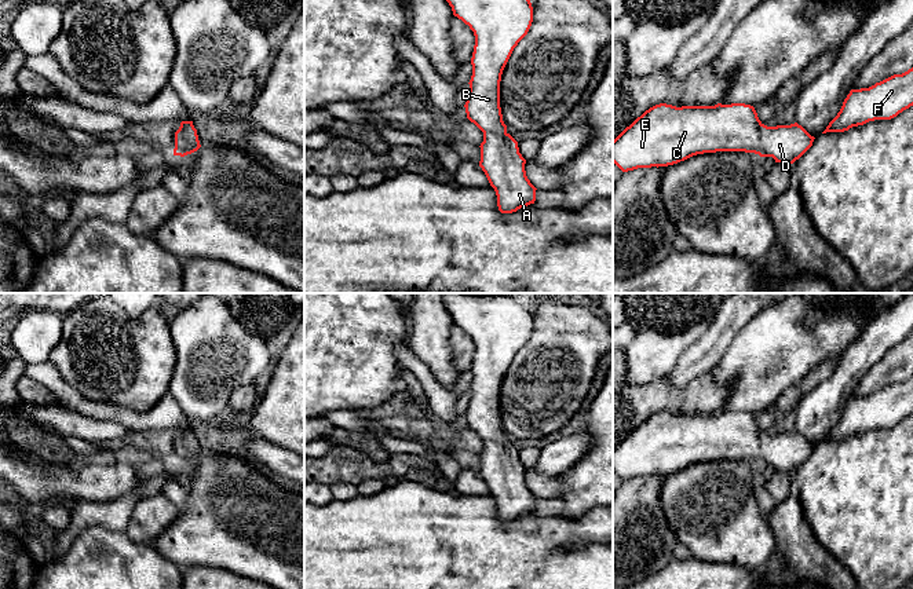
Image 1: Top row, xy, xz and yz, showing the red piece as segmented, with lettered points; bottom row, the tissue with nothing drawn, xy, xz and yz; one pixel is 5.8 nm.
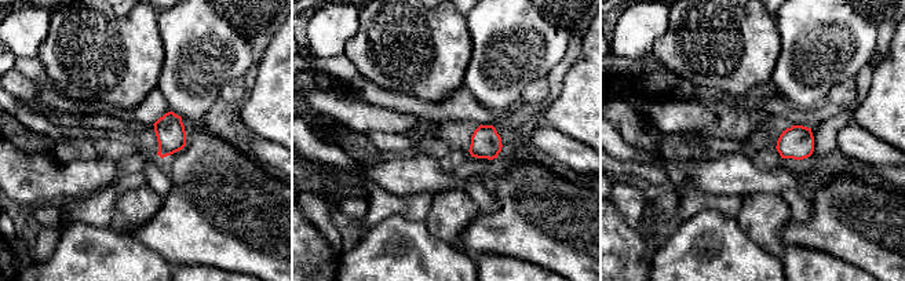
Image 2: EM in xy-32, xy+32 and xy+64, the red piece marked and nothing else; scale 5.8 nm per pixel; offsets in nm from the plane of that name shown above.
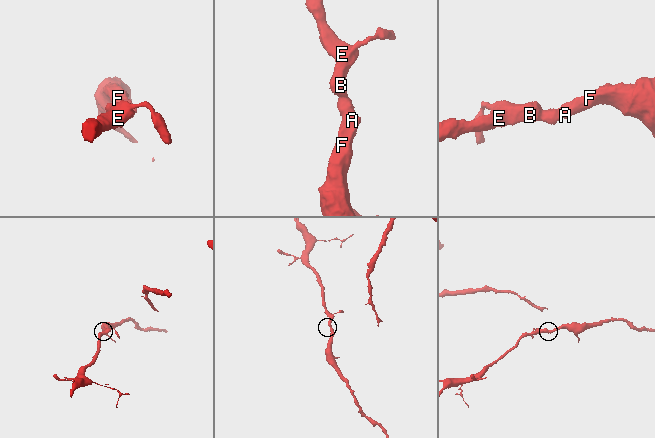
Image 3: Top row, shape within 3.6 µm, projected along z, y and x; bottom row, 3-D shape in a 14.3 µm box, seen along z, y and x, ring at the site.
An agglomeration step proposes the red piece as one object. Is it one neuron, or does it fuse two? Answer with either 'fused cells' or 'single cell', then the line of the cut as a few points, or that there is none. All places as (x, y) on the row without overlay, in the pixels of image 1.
single cell | no cut

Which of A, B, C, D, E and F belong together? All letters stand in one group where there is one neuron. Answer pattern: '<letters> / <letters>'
A B C D E F

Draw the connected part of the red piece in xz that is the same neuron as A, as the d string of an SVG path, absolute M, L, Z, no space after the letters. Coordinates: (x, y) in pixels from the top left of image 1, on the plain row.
M441 293L445 307L452 315L453 323L461 328L475 344L475 354L471 366L472 384L470 399L464 413L467 427L483 440L481 451L479 475L485 480L490 494L497 504L497 515L501 522L512 522L518 517L534 512L536 495L526 484L526 468L519 461L518 450L507 440L500 416L500 389L503 378L518 351L527 343L533 330L533 315L526 303L519 303L511 294L478 294L478 293Z

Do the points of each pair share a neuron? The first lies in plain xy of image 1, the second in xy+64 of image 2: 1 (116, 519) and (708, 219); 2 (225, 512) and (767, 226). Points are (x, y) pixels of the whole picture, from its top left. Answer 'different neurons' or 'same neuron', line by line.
1: different neurons
2: different neurons

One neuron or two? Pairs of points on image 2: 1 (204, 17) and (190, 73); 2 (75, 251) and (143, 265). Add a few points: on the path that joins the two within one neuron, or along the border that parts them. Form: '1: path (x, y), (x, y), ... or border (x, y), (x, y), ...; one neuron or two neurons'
1: path (200, 30), (199, 59); one neuron
2: path (91, 265), (127, 265); one neuron

